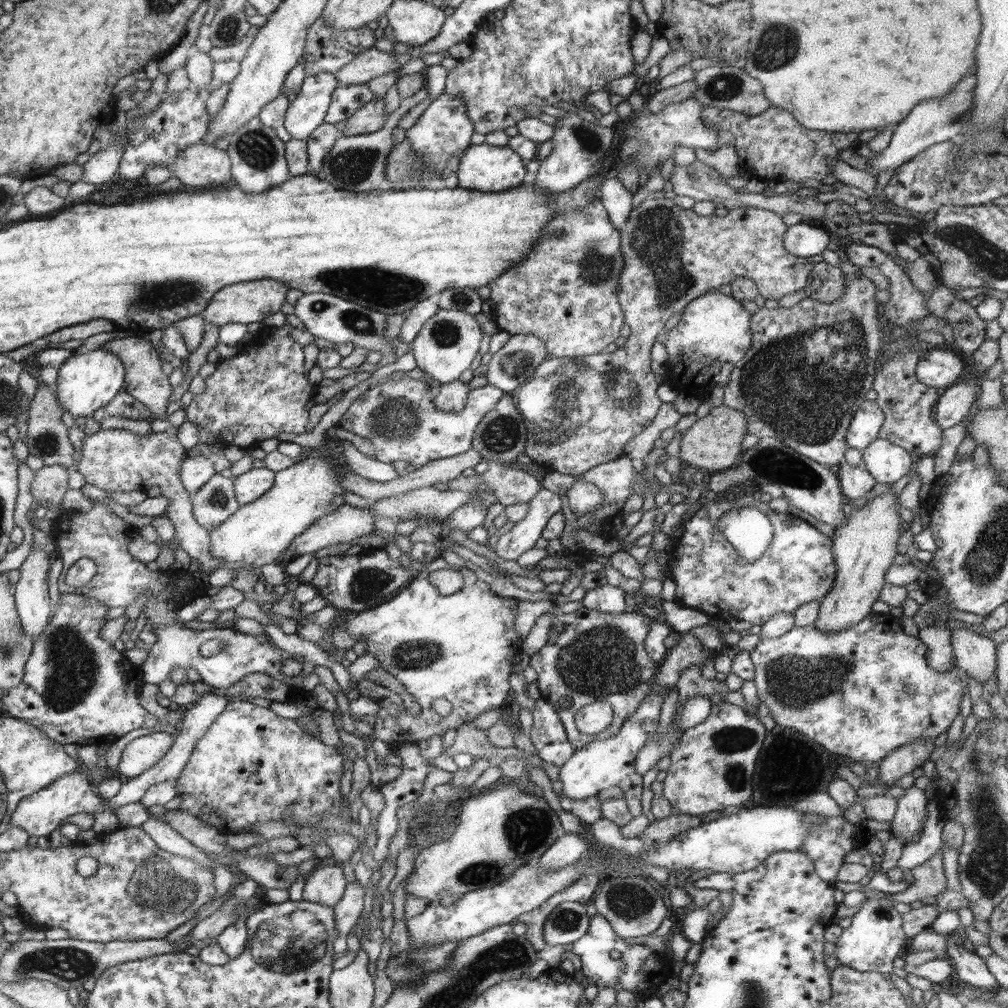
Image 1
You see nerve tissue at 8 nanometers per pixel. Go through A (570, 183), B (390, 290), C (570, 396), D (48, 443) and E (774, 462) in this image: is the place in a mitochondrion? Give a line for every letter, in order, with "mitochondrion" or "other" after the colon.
A: other
B: mitochondrion
C: mitochondrion
D: mitochondrion
E: mitochondrion

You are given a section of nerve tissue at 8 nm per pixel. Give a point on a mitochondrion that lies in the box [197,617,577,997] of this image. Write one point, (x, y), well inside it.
(285, 943)

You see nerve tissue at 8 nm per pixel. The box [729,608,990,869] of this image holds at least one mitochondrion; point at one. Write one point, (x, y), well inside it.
(792, 682)

